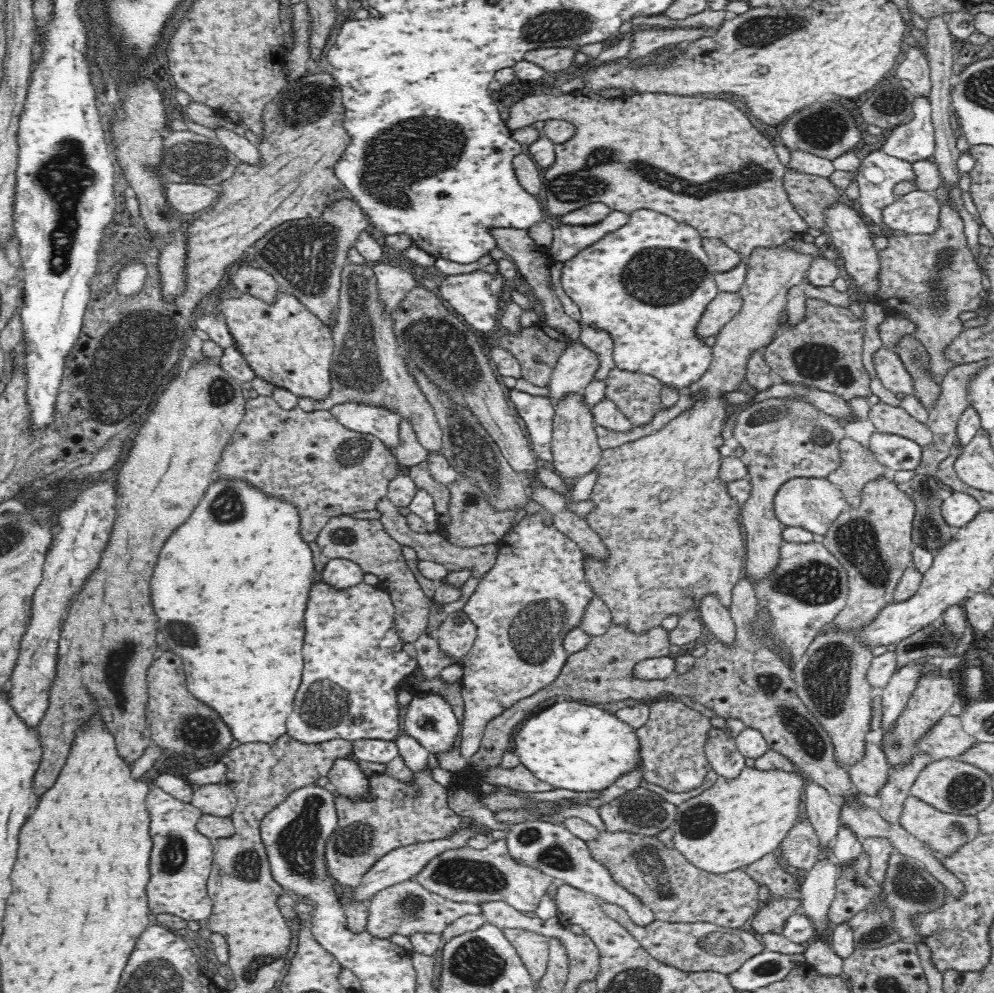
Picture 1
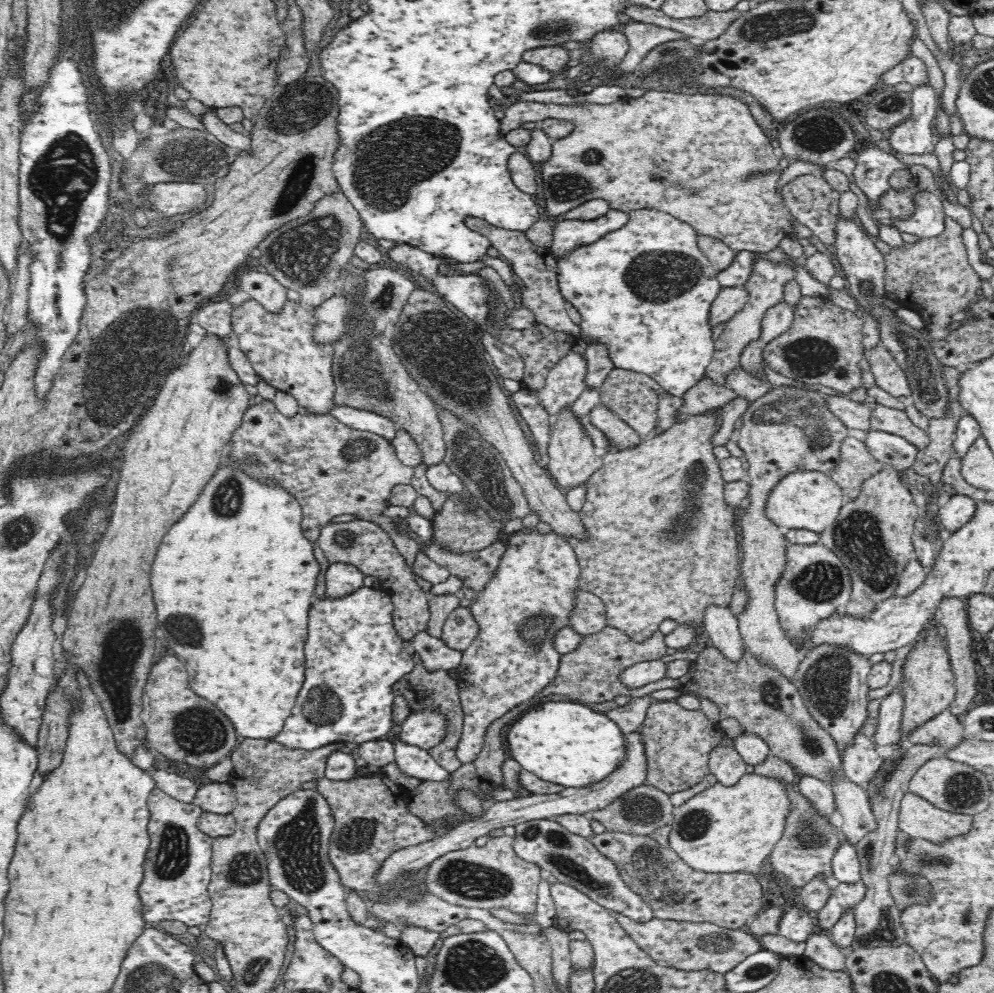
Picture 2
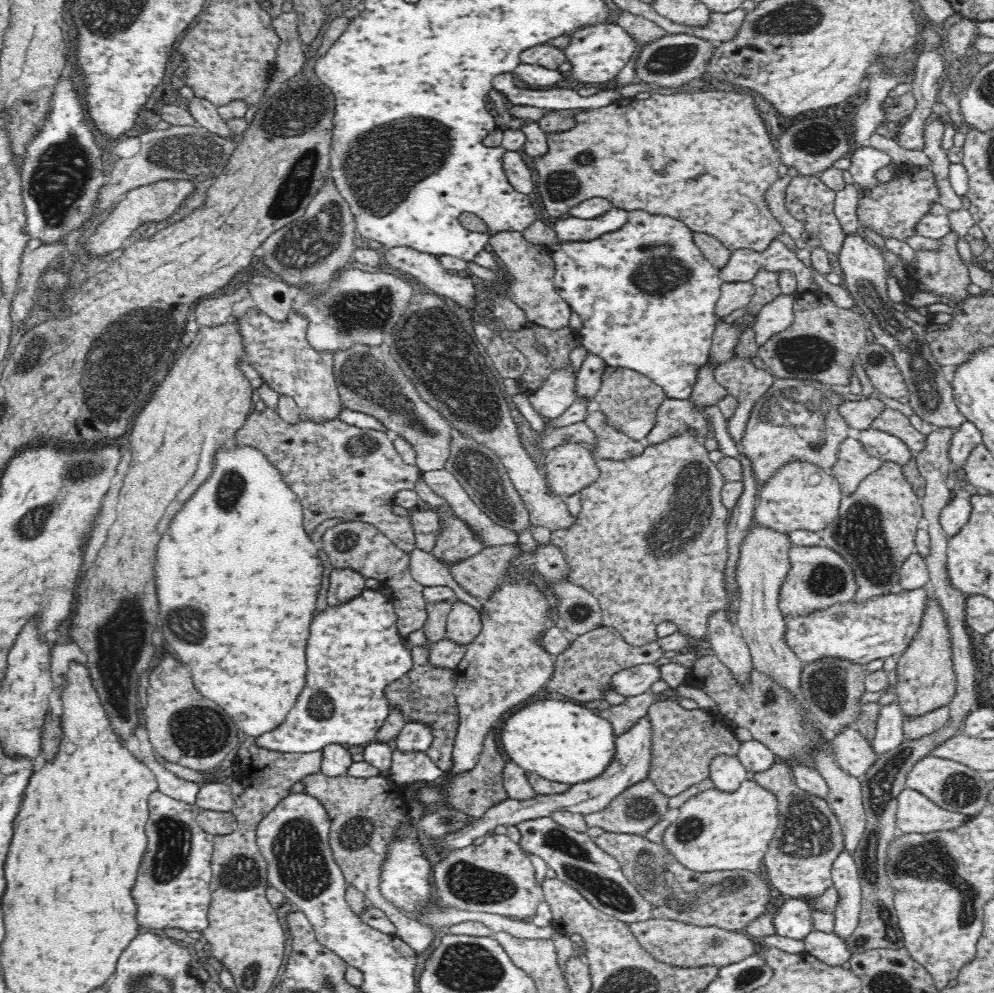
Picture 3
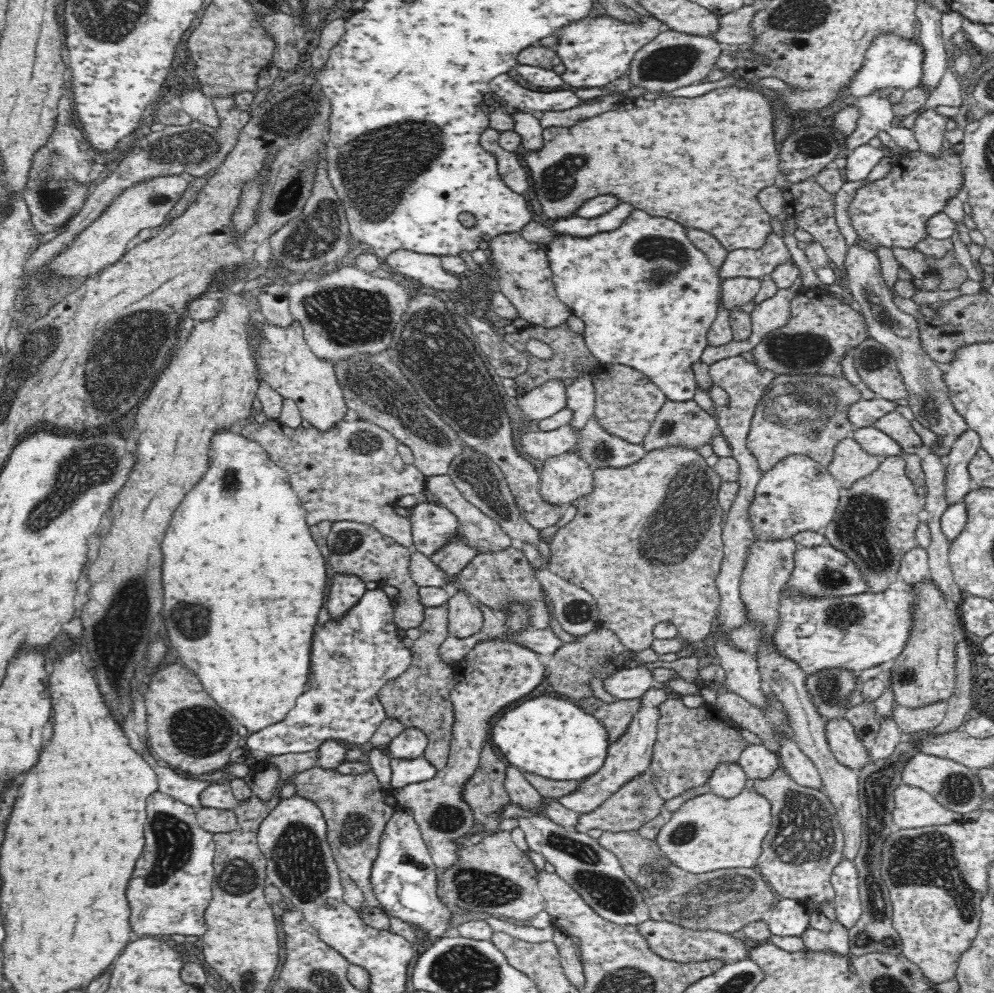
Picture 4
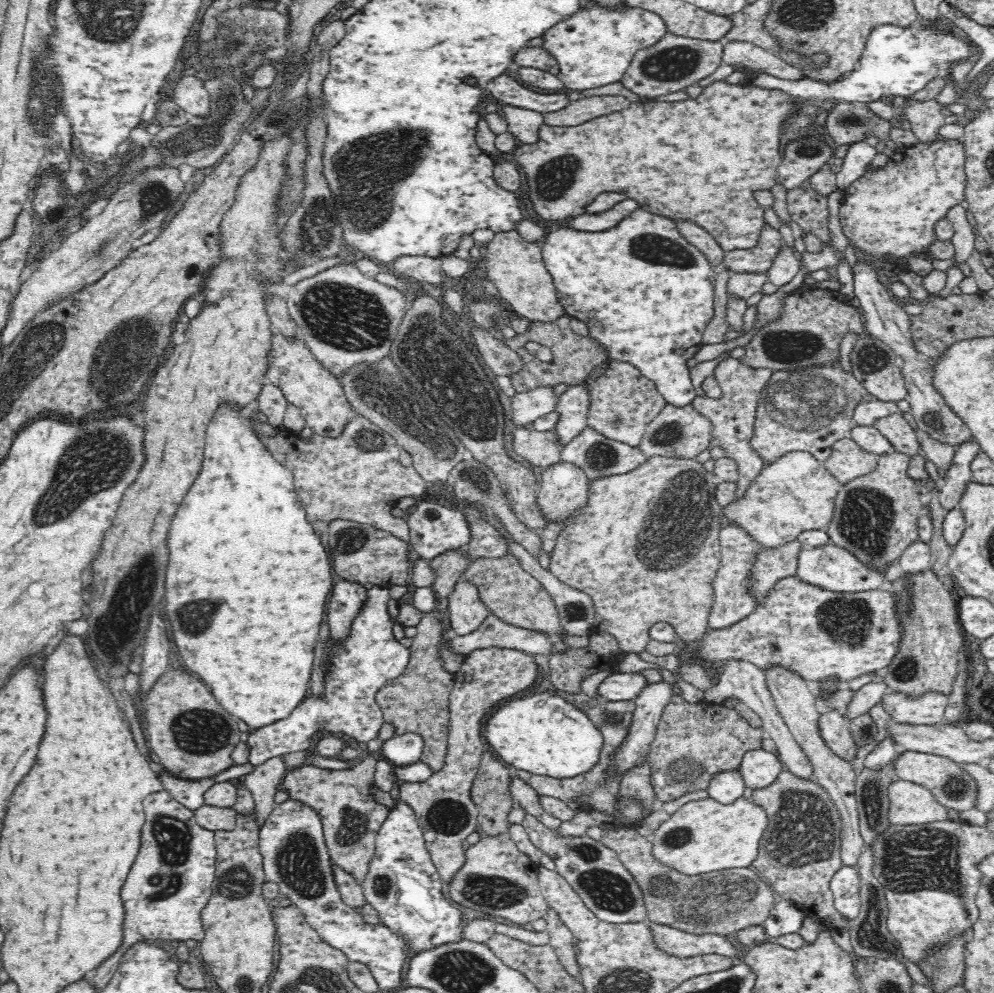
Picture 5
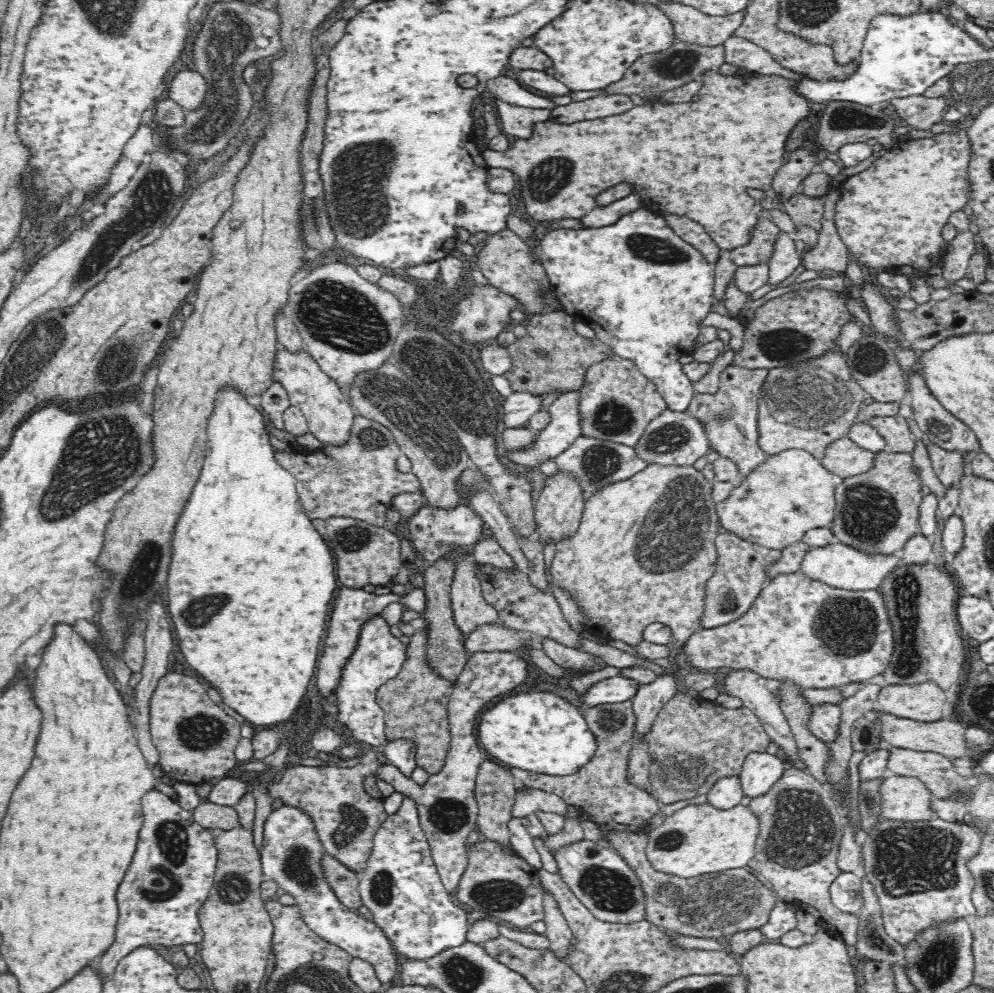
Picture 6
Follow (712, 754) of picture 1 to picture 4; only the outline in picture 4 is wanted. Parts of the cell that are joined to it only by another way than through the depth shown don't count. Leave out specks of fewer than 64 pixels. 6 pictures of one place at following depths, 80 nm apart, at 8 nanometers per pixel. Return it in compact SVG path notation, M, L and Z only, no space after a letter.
M720 764L714 770L708 785L714 795L724 799L734 798L744 790L746 774L739 764Z

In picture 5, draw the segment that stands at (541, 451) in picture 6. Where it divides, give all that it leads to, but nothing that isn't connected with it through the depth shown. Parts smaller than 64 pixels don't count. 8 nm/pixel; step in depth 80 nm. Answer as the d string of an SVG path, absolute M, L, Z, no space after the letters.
M586 384L570 385L556 400L554 411L558 413L558 423L550 432L556 435L556 443L562 448L587 428L590 393Z

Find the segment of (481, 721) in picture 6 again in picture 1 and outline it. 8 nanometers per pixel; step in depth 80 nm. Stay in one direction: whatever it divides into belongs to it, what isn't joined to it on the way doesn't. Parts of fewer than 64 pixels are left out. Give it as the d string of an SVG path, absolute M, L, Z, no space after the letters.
M558 702L548 710L530 714L514 730L514 754L539 780L555 788L566 788L574 792L602 790L641 764L640 741L635 730L620 719L616 719L614 715L583 702Z

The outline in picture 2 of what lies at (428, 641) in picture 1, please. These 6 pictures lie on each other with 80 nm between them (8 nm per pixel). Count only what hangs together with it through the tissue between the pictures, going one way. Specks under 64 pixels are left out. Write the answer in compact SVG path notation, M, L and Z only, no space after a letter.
M424 630L413 637L414 653L418 653L424 667L430 672L455 670L460 666L462 651L454 651L444 641L429 636Z

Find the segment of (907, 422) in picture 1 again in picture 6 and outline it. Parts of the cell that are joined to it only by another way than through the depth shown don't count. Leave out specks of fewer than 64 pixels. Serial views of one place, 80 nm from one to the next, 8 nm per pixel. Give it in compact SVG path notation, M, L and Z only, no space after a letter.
M870 416L868 423L886 441L888 451L911 453L914 450L914 437L909 430L907 420L902 416Z

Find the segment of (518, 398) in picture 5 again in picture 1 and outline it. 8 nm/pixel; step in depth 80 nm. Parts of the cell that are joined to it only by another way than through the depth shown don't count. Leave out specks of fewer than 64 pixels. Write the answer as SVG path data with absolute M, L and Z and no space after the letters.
M570 340L550 374L546 397L556 404L570 393L582 393L586 385L593 381L596 370L596 355L580 341Z

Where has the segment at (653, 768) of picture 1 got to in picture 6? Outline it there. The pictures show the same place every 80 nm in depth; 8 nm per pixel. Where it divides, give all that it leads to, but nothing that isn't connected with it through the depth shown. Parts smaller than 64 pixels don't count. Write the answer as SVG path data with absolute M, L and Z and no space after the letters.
M686 691L678 692L664 704L645 738L648 741L650 761L653 762L648 791L661 805L674 804L695 796L707 796L716 781L732 776L739 778L746 757L753 752L766 753L770 744L769 734L764 730L761 720L748 708L730 710L715 702L693 698Z

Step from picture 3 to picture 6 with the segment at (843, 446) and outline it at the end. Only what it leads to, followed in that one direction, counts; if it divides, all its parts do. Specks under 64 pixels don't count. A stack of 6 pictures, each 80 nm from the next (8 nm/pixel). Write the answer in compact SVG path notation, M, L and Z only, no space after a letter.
M846 436L834 440L820 461L832 474L846 479L870 470L874 459L875 452L860 448Z

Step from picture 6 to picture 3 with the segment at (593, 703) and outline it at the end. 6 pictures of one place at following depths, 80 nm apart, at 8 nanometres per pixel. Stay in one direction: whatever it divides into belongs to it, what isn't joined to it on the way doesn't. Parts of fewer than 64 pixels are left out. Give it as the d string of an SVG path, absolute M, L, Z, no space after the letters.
M640 664L616 672L610 679L610 689L630 698L649 692L657 680L660 680L659 668L652 664Z

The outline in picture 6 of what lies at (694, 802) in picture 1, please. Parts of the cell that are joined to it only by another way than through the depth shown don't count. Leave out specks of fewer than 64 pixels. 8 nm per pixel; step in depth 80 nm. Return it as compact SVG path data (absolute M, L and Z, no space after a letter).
M710 803L688 805L677 810L672 816L667 816L662 824L646 832L647 844L644 848L646 859L655 871L674 875L680 879L716 874L746 867L750 859L754 858L756 839L758 836L758 817L747 806L736 805L734 808L722 810L710 806Z

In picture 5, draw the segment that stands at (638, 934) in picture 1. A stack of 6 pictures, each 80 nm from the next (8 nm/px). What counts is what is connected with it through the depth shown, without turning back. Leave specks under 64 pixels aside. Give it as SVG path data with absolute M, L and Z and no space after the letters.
M649 922L653 937L660 950L665 950L672 956L700 956L700 954L722 954L738 958L741 950L736 944L730 943L726 937L717 934L695 935L680 929Z

